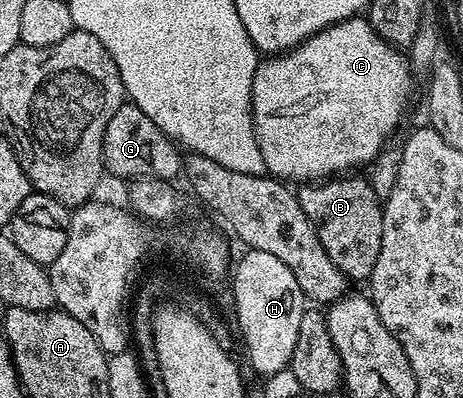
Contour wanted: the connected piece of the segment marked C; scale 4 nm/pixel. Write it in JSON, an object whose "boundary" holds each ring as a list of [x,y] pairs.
{"boundary":[[[364,17],[343,19],[332,27],[322,28],[317,35],[311,35],[305,43],[300,43],[275,57],[265,58],[254,73],[252,120],[256,126],[258,145],[262,149],[262,161],[267,174],[292,185],[312,185],[317,181],[327,180],[337,173],[348,173],[353,169],[360,169],[363,163],[372,165],[391,140],[388,138],[395,133],[396,126],[400,123],[400,114],[408,107],[408,98],[412,95],[412,73],[414,73],[414,67],[409,56],[399,46],[387,43]]]}

